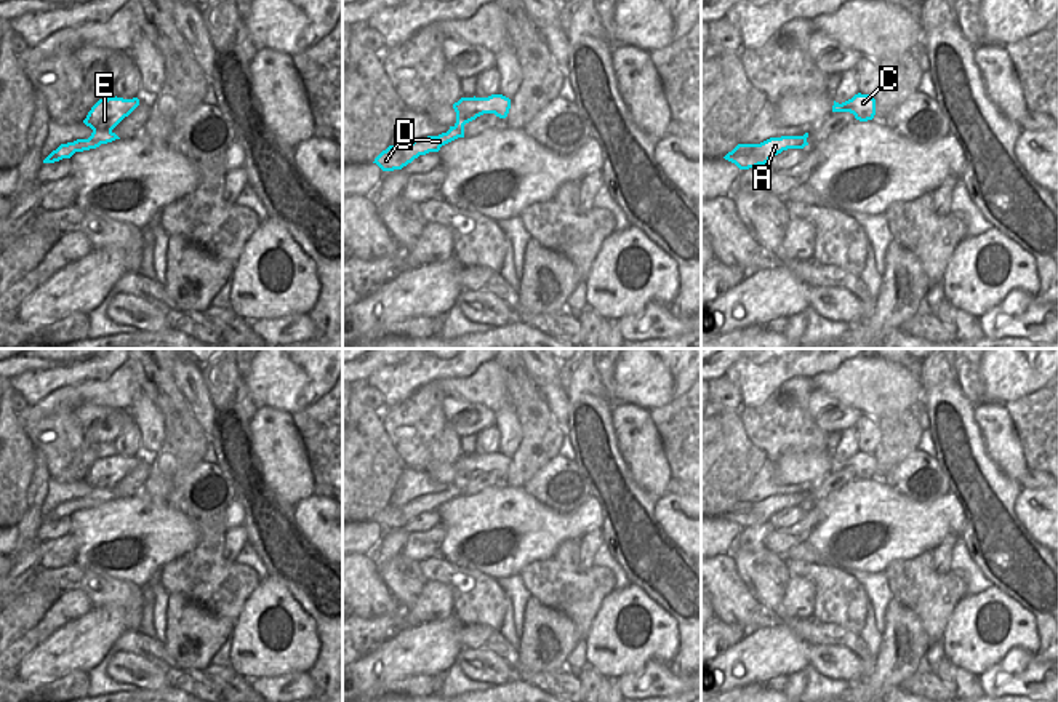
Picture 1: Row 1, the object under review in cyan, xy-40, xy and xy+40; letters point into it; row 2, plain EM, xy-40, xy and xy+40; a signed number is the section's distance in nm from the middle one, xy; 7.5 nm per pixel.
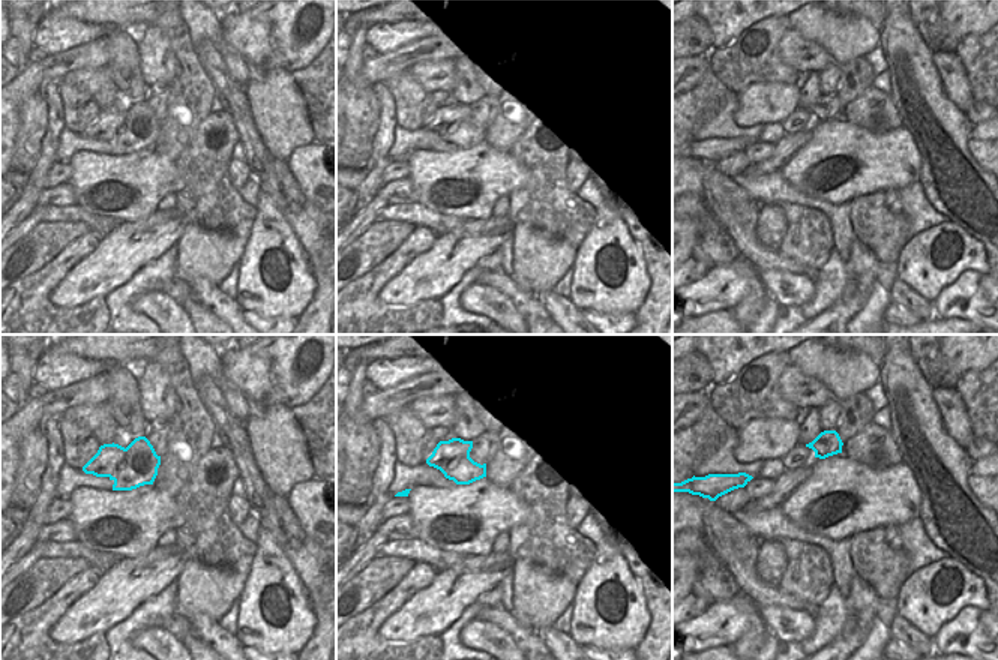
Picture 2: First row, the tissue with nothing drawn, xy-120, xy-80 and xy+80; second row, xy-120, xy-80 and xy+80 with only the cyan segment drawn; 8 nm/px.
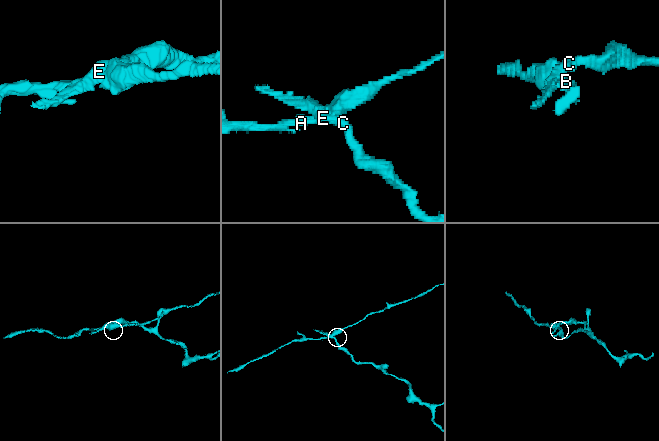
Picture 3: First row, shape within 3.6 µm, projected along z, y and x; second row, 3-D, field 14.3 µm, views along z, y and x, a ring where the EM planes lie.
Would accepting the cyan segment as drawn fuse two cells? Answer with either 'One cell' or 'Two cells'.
Two cells

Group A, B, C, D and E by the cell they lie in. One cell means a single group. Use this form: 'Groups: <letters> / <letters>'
Groups: A B D / C E

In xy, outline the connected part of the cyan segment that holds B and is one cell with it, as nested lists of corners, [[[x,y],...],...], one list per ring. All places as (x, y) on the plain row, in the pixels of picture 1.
[[[450,485],[447,491],[439,494],[419,496],[407,504],[389,504],[375,517],[373,521],[376,521],[383,529],[402,528],[419,513],[439,510],[442,504],[458,496],[464,496],[463,486]]]

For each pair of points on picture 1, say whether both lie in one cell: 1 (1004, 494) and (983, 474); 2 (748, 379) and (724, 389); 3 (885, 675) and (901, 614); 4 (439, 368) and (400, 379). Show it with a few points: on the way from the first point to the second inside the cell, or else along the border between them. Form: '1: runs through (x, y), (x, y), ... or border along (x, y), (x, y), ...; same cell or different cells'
1: runs through (999, 490), (988, 478); same cell
2: border along (724, 376), (738, 390), (743, 405); different cells
3: runs through (893, 661), (895, 629); same cell
4: runs through (429, 368), (418, 368), (410, 373); same cell

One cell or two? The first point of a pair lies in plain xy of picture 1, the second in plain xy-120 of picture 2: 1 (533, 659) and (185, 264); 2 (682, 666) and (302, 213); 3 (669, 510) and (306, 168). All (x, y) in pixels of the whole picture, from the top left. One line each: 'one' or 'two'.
1: one
2: one
3: one

